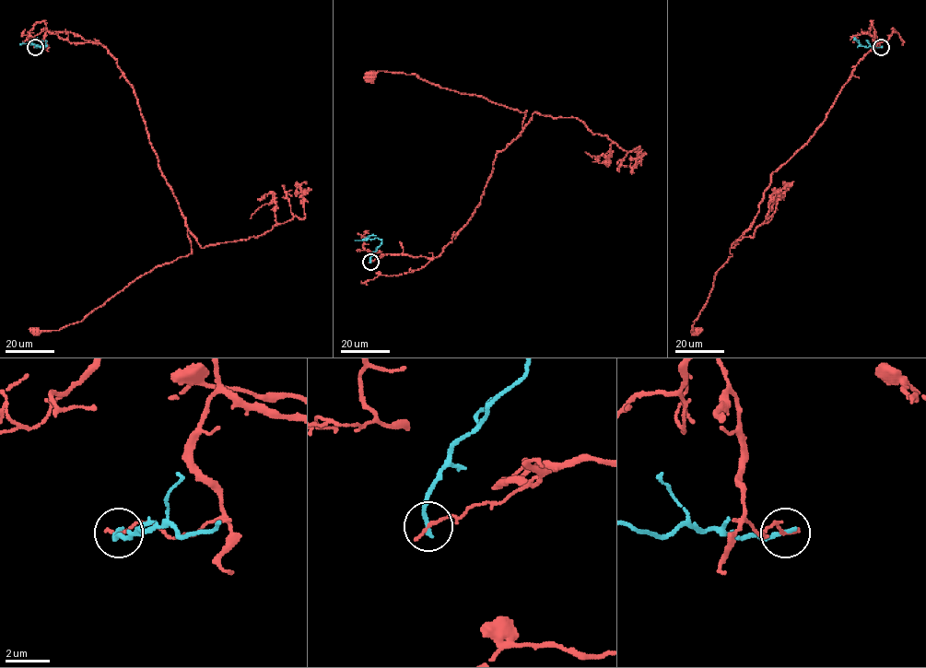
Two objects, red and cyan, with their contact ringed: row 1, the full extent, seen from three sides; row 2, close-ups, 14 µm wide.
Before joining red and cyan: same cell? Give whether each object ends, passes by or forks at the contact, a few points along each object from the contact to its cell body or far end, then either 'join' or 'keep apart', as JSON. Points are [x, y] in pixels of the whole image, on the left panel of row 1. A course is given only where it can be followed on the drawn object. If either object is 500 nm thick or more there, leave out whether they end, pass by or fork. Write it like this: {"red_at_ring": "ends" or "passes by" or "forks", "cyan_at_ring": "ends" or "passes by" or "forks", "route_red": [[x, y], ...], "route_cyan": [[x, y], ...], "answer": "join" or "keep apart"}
{"red_at_ring": "ends", "cyan_at_ring": "ends", "route_red": [[36, 47], [47, 44], [47, 31], [99, 42], [117, 59], [191, 252], [145, 273], [80, 321], [34, 332]], "route_cyan": [[36, 47], [47, 46], [30, 42], [36, 39], [41, 40]], "answer": "keep apart"}

